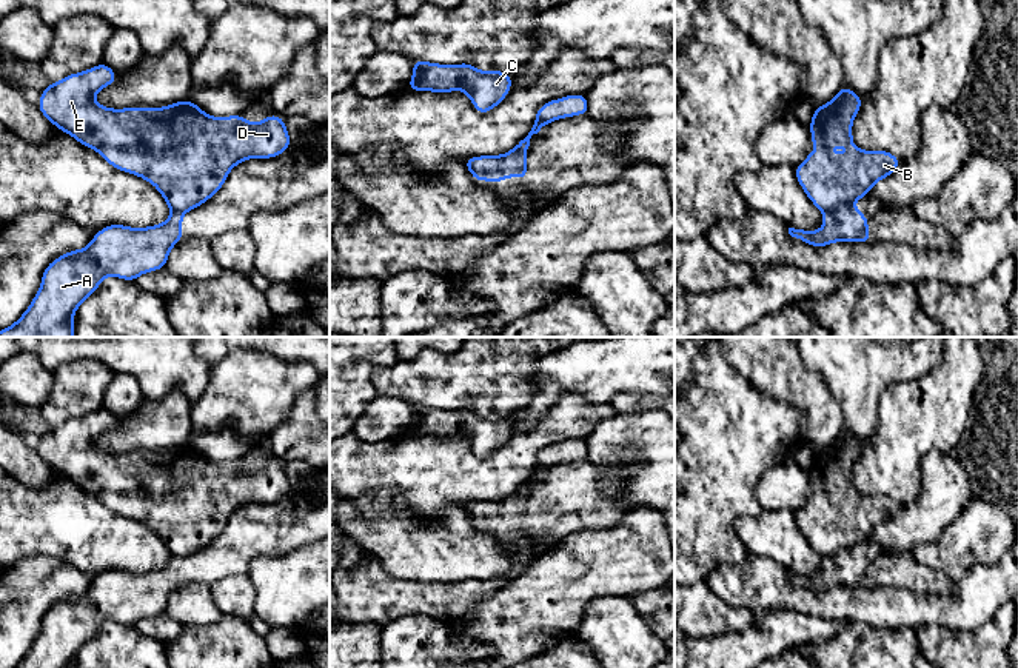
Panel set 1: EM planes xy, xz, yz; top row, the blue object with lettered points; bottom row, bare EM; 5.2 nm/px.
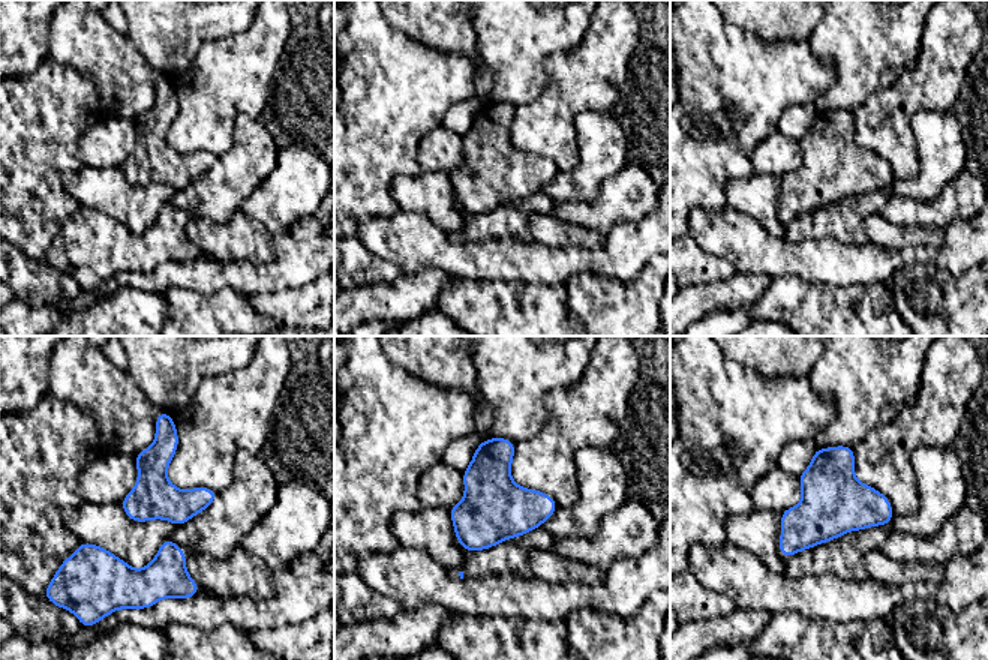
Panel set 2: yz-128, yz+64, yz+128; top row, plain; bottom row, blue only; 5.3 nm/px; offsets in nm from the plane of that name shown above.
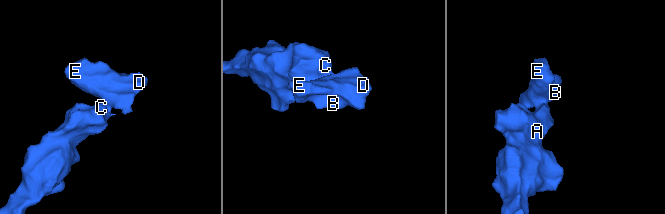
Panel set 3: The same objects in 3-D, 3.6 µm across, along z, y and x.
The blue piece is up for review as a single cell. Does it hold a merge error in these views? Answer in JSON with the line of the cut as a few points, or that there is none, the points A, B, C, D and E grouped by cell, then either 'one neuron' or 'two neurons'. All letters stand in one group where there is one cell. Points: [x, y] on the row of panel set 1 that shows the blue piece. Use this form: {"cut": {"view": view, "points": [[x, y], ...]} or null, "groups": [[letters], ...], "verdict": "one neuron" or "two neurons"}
{"cut": {"view": "yz", "points": [[843, 203], [824, 213]]}, "groups": [["A", "C"], ["B", "D", "E"]], "verdict": "two neurons"}

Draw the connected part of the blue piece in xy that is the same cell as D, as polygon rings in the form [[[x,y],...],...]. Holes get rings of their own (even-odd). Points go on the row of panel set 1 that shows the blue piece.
[[[99,63],[92,69],[69,74],[42,91],[37,108],[51,123],[79,143],[97,151],[112,168],[152,183],[172,212],[188,212],[209,200],[225,183],[228,172],[246,159],[273,159],[283,154],[291,140],[280,115],[249,123],[242,114],[211,117],[191,100],[163,108],[100,106],[92,97],[117,82],[117,72]],[[162,145],[189,148],[188,154],[160,155]]]

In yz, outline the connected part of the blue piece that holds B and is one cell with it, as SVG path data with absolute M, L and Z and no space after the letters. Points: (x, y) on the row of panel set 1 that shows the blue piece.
M841 86L833 100L816 106L812 122L812 146L850 145L850 155L809 152L805 162L795 166L795 175L810 202L822 212L869 195L872 186L898 169L901 159L876 149L859 149L852 137L852 123L861 109L862 97Z

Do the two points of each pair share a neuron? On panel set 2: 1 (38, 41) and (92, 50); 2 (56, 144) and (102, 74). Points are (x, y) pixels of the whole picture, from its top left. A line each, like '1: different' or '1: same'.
1: different
2: different

